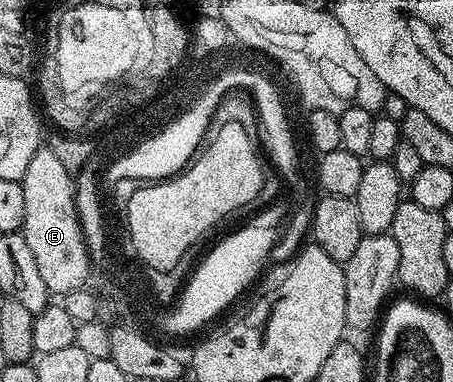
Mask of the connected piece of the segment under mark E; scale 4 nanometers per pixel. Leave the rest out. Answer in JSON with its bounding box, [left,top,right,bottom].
[22,148,92,296]

